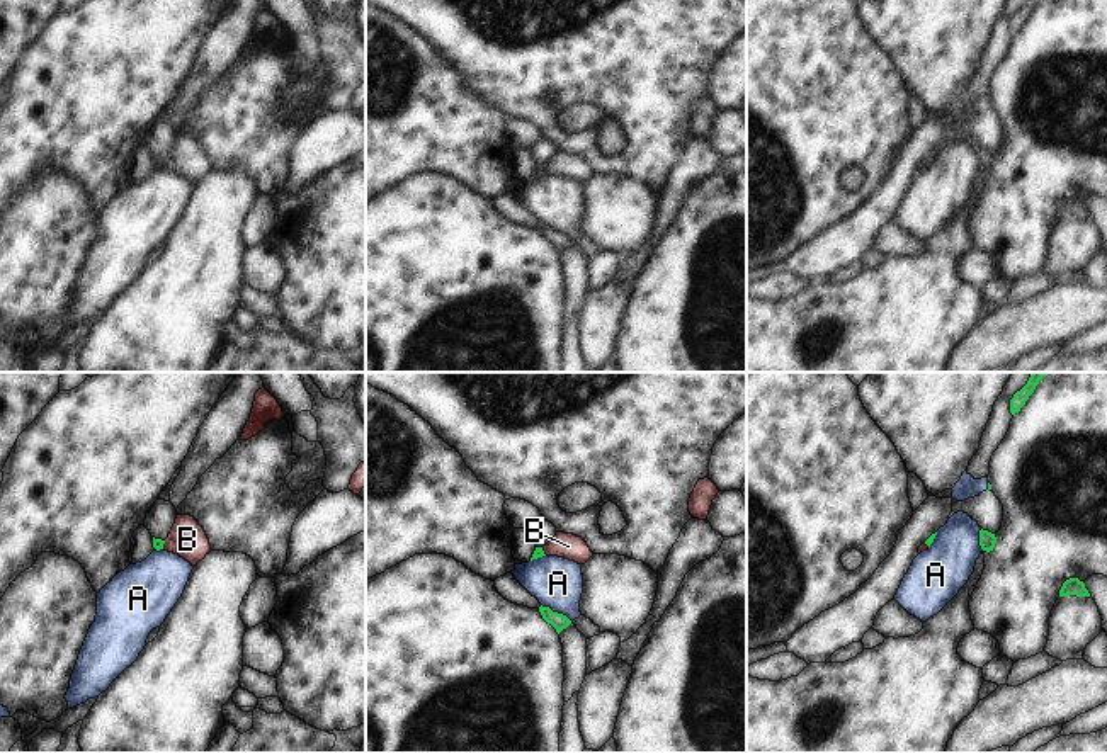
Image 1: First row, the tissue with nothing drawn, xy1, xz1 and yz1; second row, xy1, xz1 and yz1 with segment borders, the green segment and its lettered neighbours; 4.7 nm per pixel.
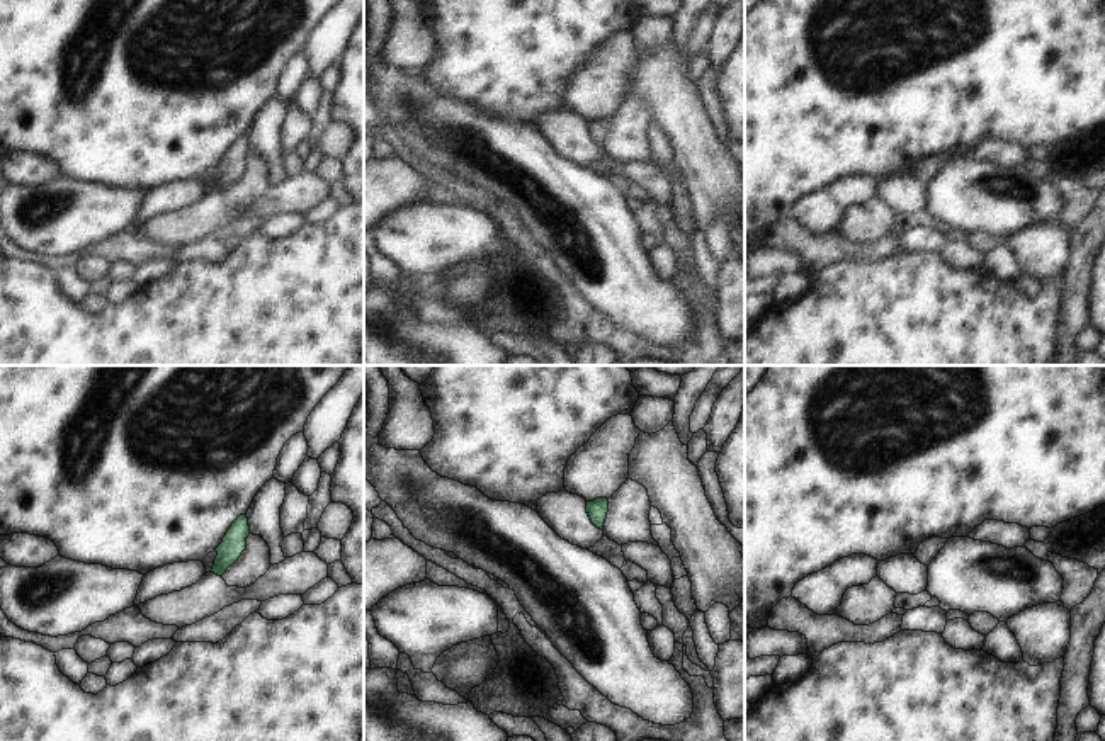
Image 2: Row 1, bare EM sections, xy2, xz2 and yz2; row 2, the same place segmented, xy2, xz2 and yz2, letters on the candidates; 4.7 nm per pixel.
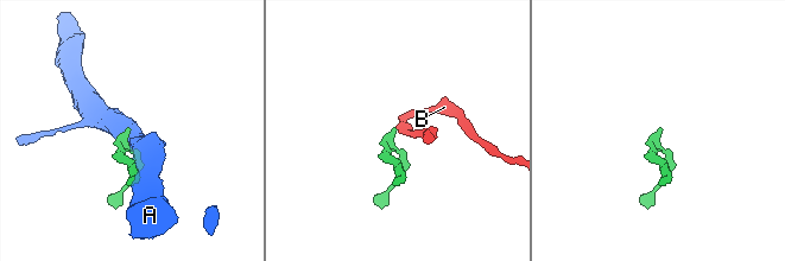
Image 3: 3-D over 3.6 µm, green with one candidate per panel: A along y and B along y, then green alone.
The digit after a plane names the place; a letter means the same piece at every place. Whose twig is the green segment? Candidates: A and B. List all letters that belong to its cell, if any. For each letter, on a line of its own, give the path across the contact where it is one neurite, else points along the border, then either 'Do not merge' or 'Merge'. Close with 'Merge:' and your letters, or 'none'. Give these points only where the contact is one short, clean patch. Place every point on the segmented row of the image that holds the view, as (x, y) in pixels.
A: Do not merge
B: Boundary: xy1 (165, 541), (162, 548). Do not merge
Merge: none

